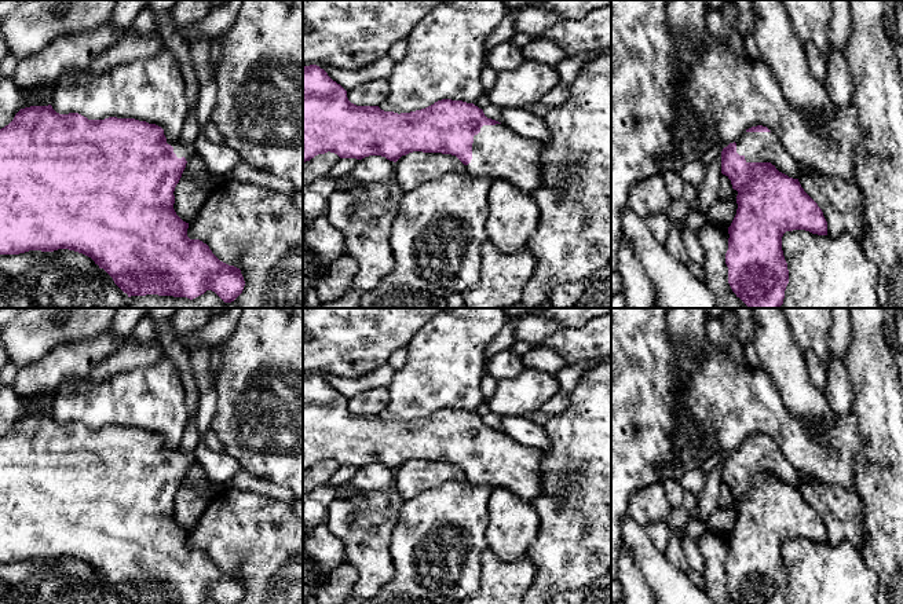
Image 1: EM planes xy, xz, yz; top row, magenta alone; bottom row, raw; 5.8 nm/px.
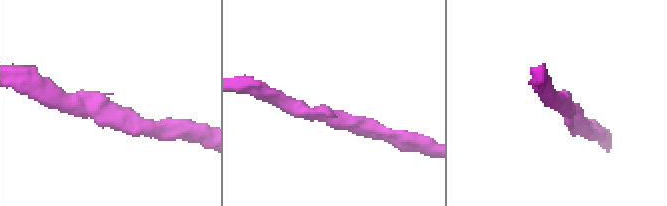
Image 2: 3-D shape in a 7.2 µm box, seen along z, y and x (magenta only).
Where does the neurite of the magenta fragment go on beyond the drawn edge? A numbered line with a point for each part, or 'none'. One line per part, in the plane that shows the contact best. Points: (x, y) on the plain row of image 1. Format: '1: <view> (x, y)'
1: yz (756, 454)

